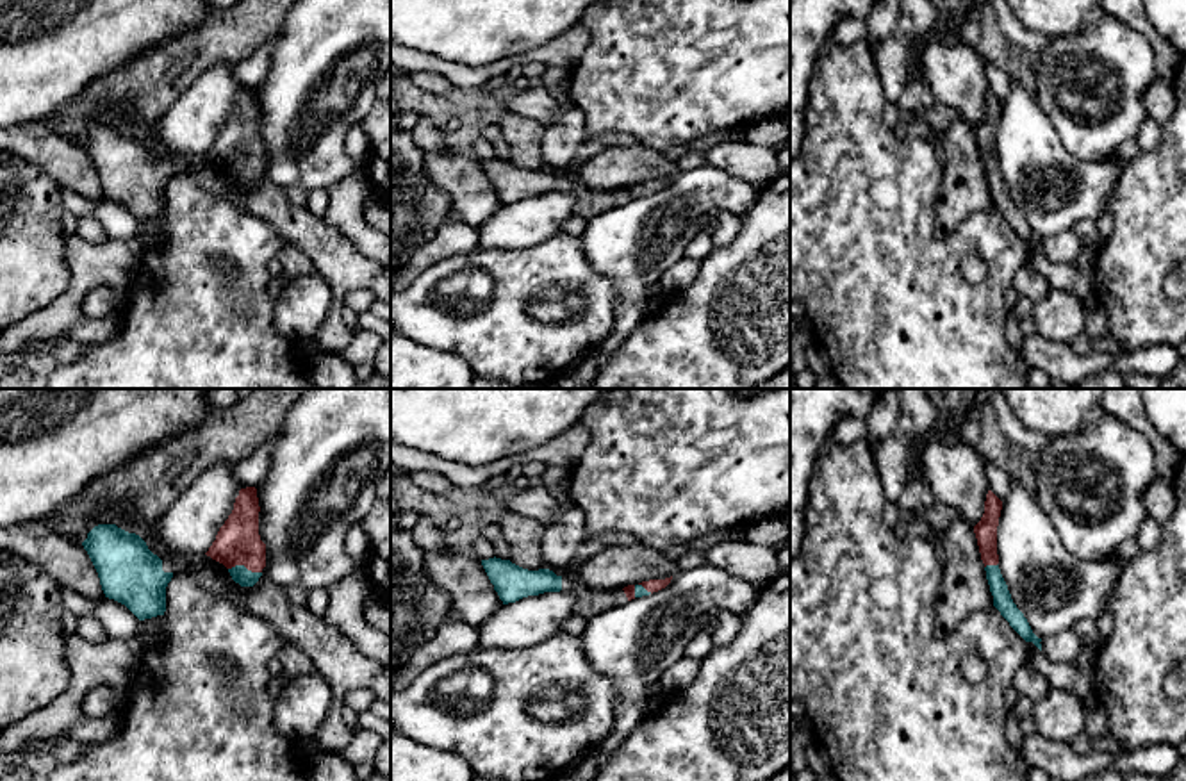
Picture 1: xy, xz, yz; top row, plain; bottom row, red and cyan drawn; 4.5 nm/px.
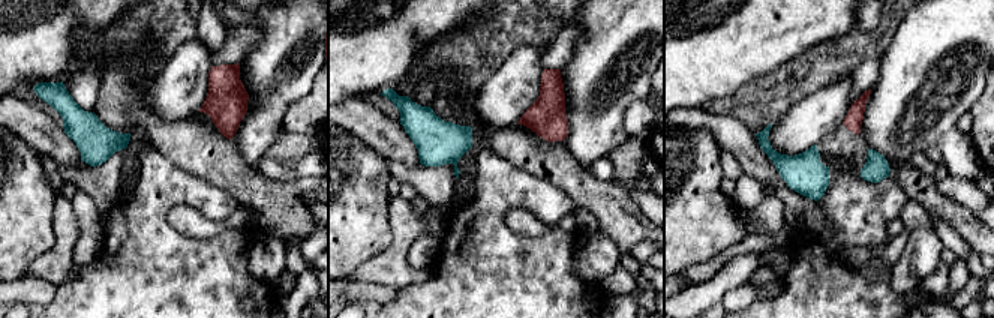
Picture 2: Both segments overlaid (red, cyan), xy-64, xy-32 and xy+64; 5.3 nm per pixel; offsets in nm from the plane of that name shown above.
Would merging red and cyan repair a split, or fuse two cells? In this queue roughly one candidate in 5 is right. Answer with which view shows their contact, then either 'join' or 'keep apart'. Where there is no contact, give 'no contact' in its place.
meets red in xy; join

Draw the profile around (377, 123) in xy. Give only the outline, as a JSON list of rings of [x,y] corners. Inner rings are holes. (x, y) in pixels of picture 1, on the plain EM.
[[[391,98],[376,100],[360,125],[371,141],[371,157],[364,164],[371,191],[391,201]]]

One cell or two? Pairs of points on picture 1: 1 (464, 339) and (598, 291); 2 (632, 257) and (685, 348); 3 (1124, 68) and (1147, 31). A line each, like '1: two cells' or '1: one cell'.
1: one cell
2: two cells
3: two cells

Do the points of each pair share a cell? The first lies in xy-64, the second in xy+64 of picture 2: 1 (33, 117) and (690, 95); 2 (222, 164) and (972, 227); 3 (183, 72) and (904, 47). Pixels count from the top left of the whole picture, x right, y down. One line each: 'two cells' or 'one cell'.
1: two cells
2: one cell
3: two cells

